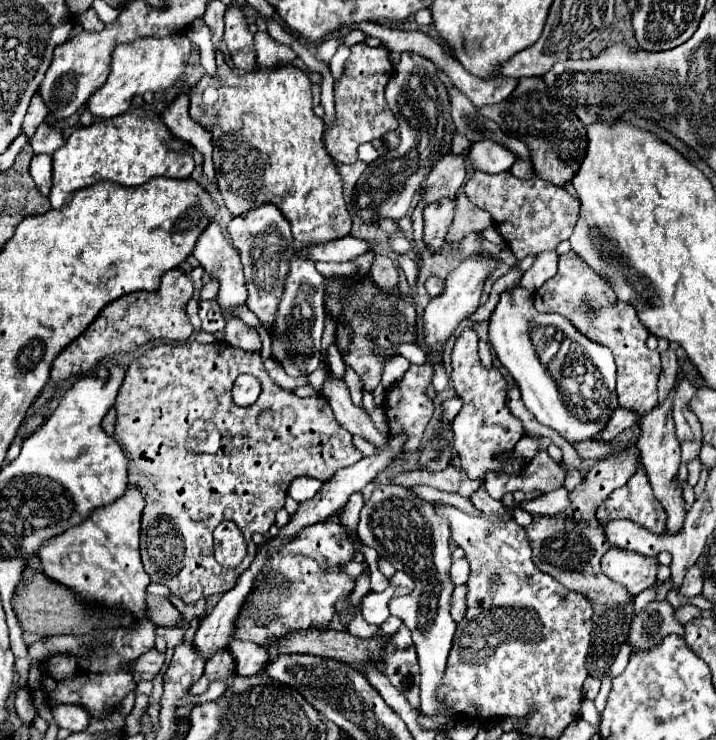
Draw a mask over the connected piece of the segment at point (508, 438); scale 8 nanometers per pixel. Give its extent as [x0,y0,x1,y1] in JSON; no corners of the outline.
[452,328,526,478]

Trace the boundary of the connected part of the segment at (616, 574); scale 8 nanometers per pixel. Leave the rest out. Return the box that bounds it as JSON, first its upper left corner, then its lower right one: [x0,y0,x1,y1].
[602,548,656,596]

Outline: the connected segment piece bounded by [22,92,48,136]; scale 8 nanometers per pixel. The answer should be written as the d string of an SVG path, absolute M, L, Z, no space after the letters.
M36 92L36 94L32 96L32 100L30 100L28 114L26 114L24 122L22 122L22 132L26 132L28 136L32 136L32 134L34 134L34 130L38 128L38 124L42 124L42 122L44 122L46 114L48 114L46 102L44 102L44 100L38 96L38 92Z

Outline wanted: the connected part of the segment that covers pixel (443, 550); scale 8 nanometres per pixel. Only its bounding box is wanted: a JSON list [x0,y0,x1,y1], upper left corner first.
[358,486,456,716]

